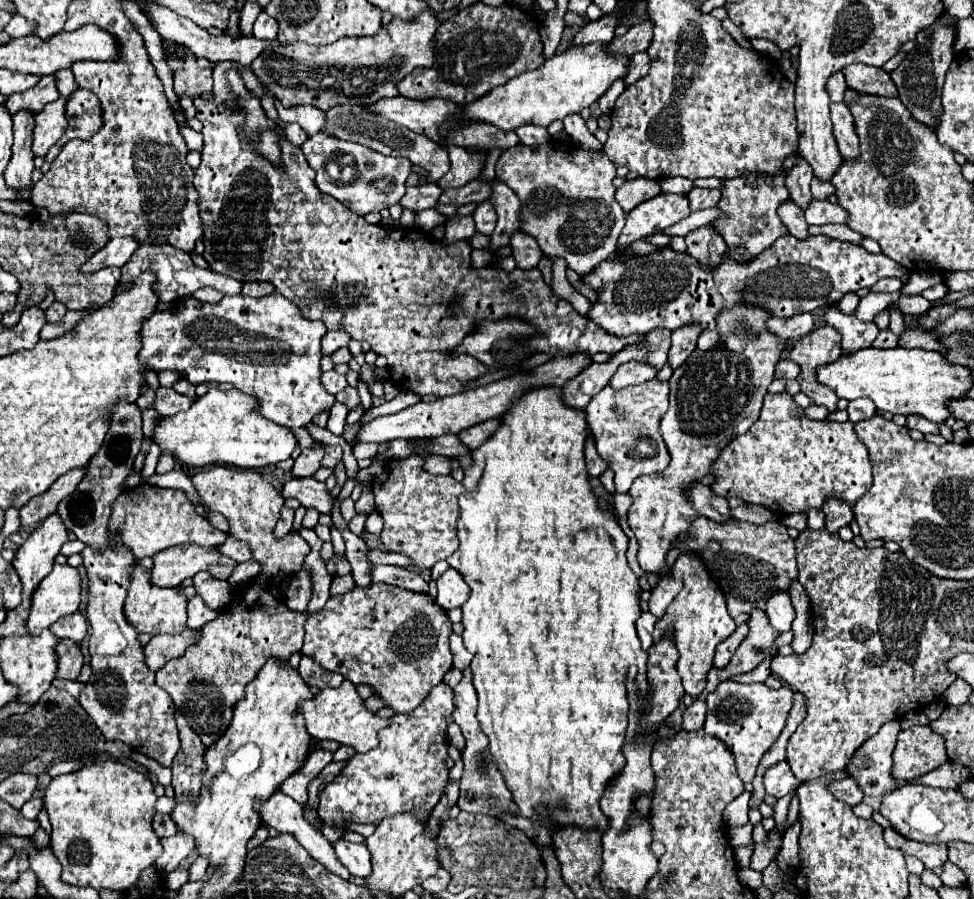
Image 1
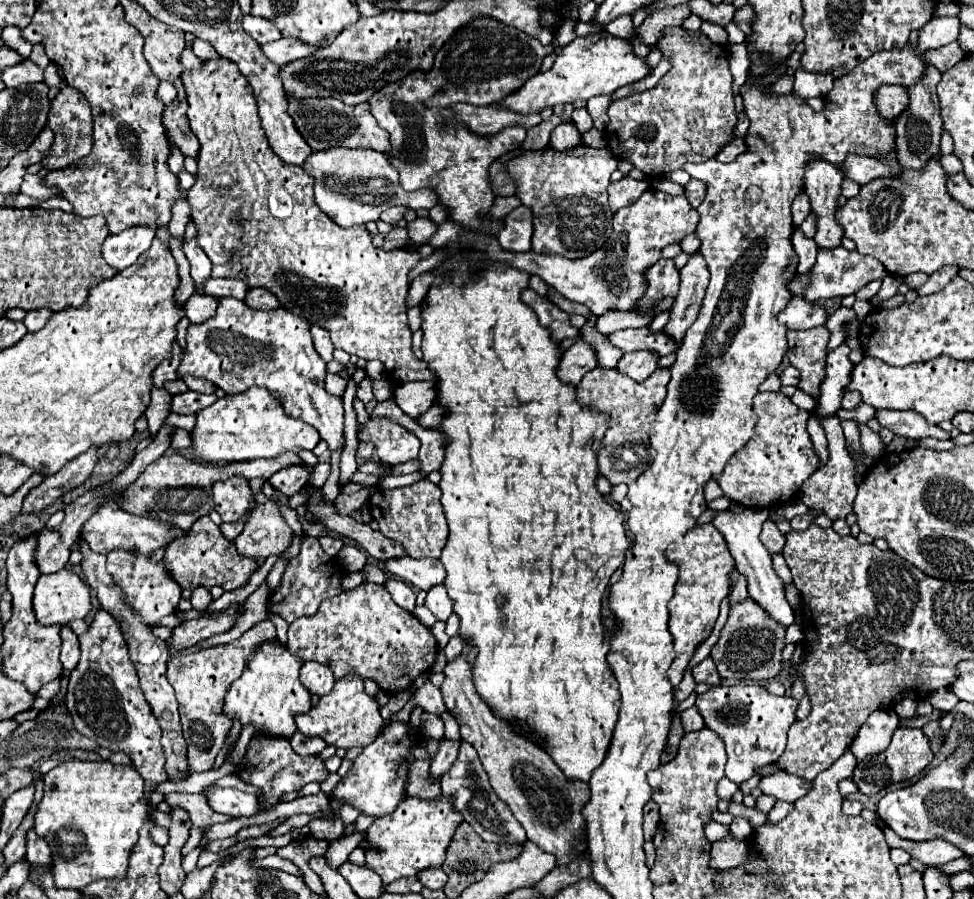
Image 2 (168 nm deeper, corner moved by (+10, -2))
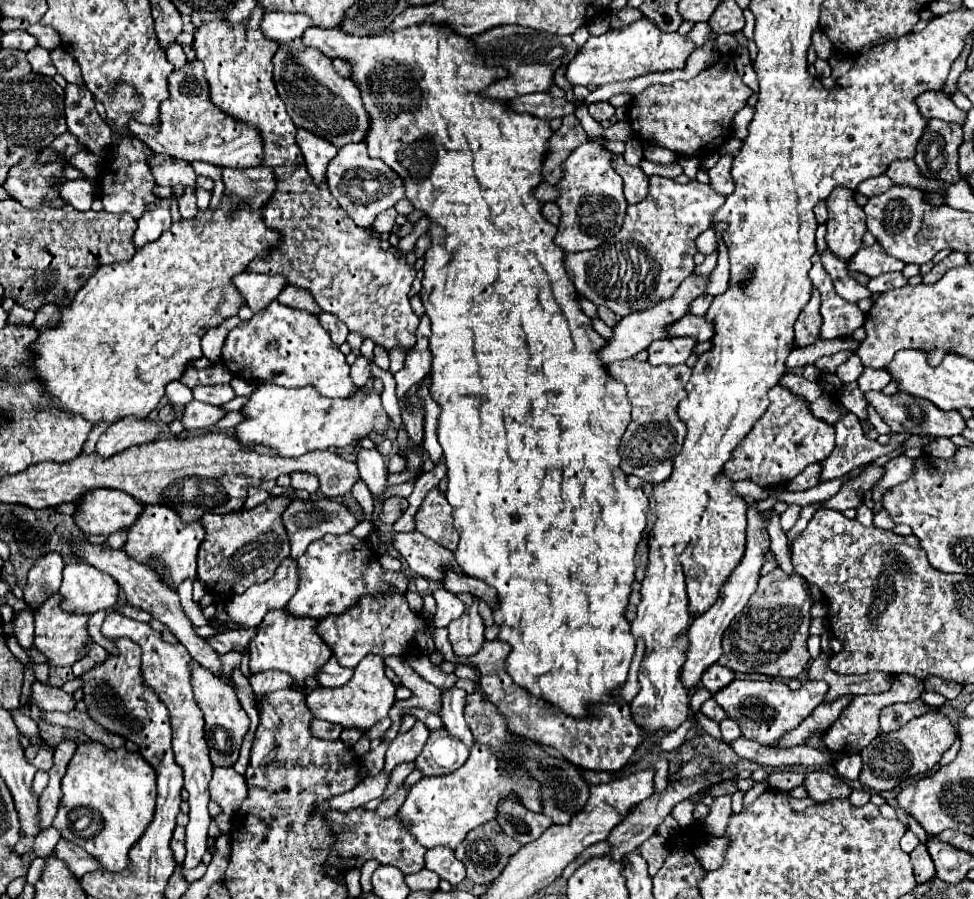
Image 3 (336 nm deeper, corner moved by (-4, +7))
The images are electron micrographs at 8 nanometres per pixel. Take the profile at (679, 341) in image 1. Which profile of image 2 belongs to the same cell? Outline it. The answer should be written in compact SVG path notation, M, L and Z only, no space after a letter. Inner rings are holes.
M694 253L688 261L686 267L682 267L680 271L680 291L676 295L674 307L670 311L670 321L664 327L664 331L674 339L674 341L682 341L686 329L696 321L704 293L706 293L706 285L708 285L708 267L704 263L704 257L700 253Z

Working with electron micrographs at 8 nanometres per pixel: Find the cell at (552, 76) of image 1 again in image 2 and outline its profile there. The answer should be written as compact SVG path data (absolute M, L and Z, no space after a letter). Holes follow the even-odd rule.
M608 31L586 35L574 39L566 45L554 67L546 73L538 73L528 79L516 93L508 95L500 105L518 113L540 113L544 107L554 107L558 103L574 103L576 99L590 99L596 95L610 95L618 87L634 83L650 73L646 59L640 59L632 51L632 43L620 37L612 37Z

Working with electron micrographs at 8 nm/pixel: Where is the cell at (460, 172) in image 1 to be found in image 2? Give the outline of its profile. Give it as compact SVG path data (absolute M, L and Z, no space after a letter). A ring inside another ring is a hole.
M332 147L326 151L316 151L306 159L304 169L316 179L314 199L318 207L340 227L354 227L368 221L378 221L380 213L394 205L418 211L432 209L436 203L436 195L430 189L414 193L404 191L398 183L398 173L390 167L386 155L372 149Z

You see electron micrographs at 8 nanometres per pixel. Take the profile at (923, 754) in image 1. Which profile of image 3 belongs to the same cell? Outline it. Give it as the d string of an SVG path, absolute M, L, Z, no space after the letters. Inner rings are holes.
M928 712L924 716L912 718L902 730L874 738L874 742L870 742L870 746L860 752L864 768L858 780L876 792L892 790L892 786L902 782L902 778L928 772L932 766L936 766L942 754L952 746L954 738L956 732L942 712Z

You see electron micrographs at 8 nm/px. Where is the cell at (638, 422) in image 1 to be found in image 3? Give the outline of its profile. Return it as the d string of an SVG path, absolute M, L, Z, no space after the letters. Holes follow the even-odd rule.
M622 360L606 366L608 374L622 382L628 388L628 400L632 404L632 420L622 436L618 454L622 458L620 468L626 474L634 474L648 484L662 482L662 478L670 476L670 458L678 454L682 446L682 438L686 434L686 426L678 422L676 406L686 396L684 386L690 378L690 368L686 364L680 366L650 366L648 362L638 360Z

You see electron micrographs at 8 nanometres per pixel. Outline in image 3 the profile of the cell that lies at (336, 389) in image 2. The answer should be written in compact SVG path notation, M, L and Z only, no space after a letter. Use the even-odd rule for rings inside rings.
M358 356L356 362L350 366L350 376L352 376L352 382L362 388L366 384L366 380L372 376L370 374L370 368L368 368L368 358L364 356Z

